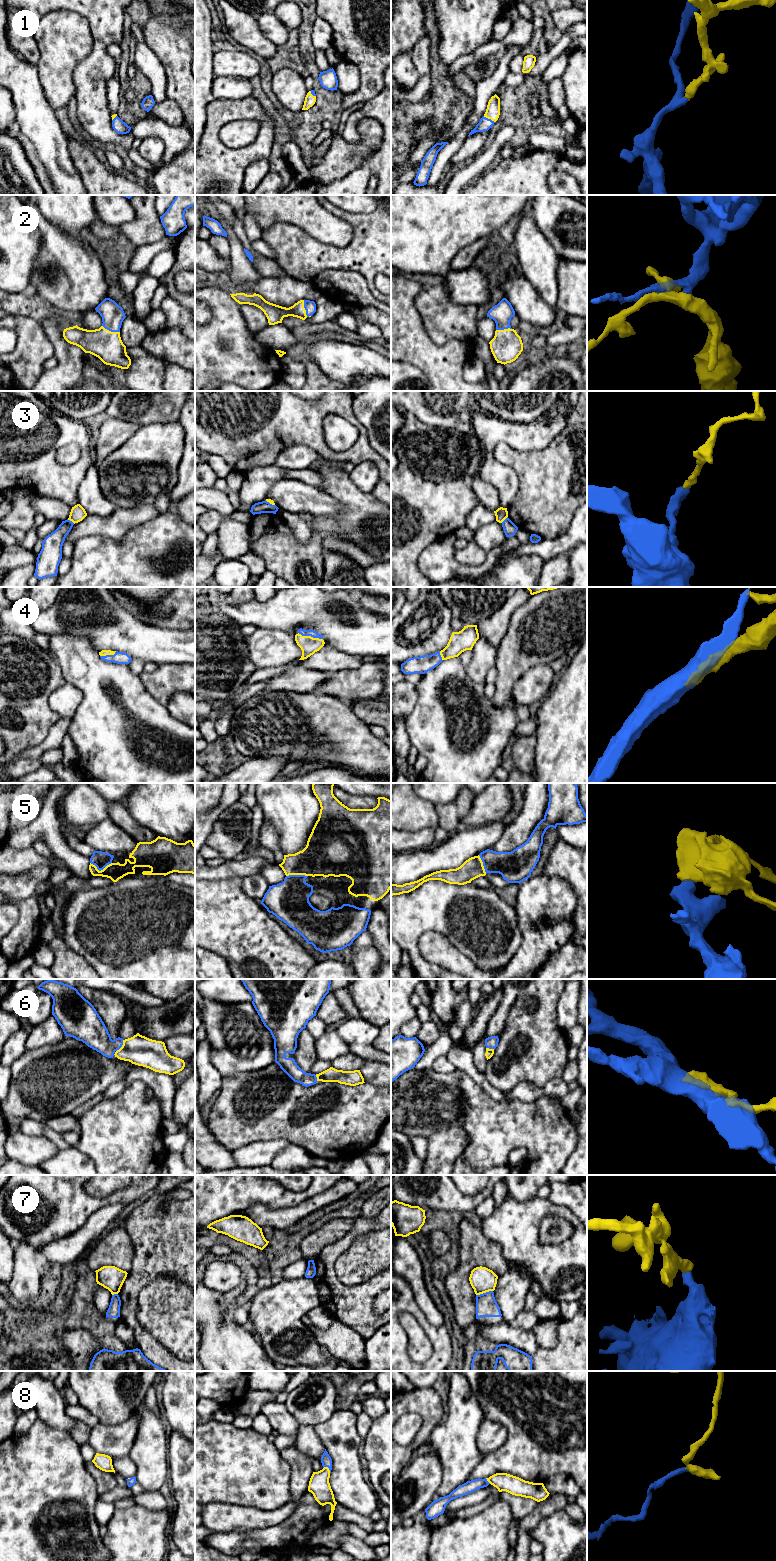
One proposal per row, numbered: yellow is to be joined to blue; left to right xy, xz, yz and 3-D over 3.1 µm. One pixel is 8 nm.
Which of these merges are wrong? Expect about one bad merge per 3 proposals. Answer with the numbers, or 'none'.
3, 7

